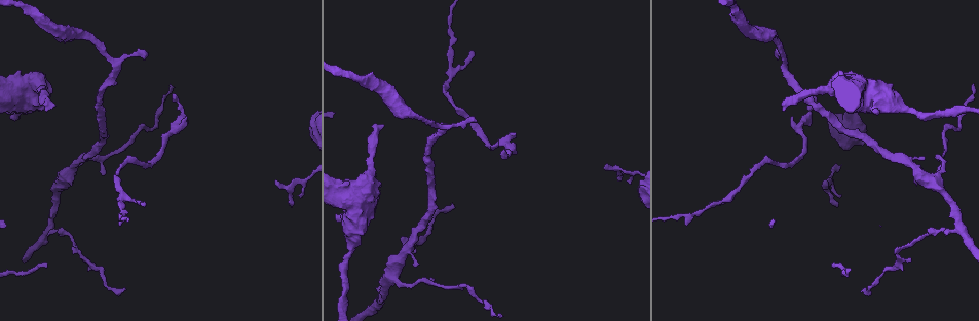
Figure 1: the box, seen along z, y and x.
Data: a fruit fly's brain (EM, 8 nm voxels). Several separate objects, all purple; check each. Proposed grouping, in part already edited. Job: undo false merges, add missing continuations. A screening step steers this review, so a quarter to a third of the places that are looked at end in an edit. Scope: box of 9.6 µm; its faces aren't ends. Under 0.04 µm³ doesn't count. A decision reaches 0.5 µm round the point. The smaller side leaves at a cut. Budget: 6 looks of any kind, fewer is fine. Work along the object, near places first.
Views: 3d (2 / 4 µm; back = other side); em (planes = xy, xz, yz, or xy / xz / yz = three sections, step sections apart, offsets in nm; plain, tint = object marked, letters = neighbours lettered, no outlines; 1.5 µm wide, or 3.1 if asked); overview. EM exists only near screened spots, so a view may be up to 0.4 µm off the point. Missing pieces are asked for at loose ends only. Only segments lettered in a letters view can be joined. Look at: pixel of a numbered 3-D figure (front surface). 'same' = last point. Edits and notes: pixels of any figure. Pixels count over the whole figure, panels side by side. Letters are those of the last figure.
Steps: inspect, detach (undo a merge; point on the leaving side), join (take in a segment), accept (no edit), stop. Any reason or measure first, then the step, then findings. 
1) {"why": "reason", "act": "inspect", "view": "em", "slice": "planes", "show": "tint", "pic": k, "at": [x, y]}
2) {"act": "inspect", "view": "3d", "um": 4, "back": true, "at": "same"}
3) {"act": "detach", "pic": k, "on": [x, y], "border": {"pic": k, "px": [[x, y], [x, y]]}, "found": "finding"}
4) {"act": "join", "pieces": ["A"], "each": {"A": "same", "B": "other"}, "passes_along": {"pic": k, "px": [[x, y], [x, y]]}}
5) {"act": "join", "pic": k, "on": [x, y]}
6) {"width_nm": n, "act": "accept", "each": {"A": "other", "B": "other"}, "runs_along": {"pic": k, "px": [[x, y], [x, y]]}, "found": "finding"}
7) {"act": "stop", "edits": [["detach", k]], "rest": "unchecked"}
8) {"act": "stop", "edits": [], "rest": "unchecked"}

{"act": "inspect", "view": "em", "slice": "planes", "show": "letters", "pic": 1, "at": [784, 105]}

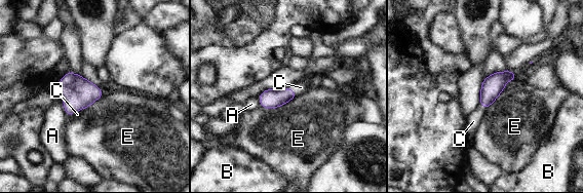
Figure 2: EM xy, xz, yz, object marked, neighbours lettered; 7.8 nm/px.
{"act": "join", "pieces": ["C"], "each": {"A": "other", "B": "other", "C": "same", "E": "other"}, "found": "the neuron continues"}

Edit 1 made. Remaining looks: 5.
{"act": "inspect", "view": "overview"}

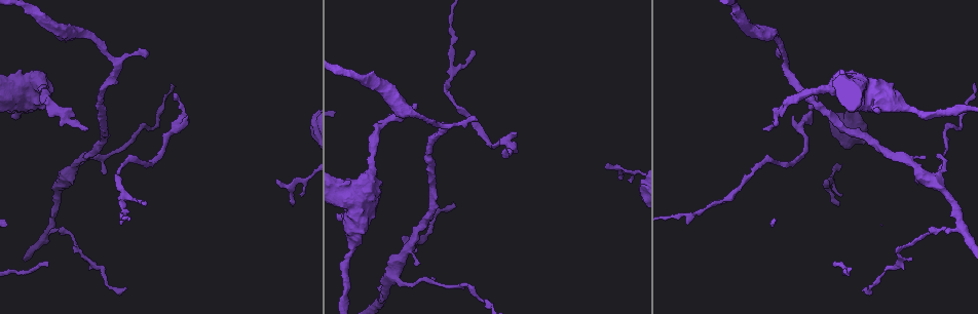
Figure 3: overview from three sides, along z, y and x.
{"why": "thick turns thin", "act": "inspect", "view": "3d", "um": 4, "pic": 3, "at": [77, 31]}

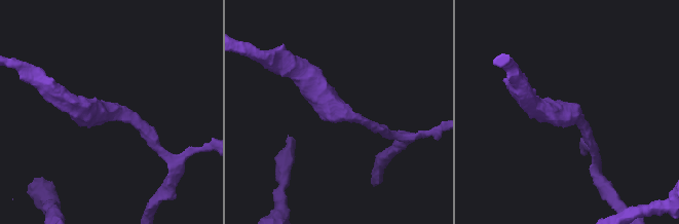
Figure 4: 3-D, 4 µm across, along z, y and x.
{"arm_widths_nm": [190, 380], "act": "inspect", "view": "em", "slice": "yz", "step": 4, "show": "letters", "pic": 4, "at": [113, 113]}

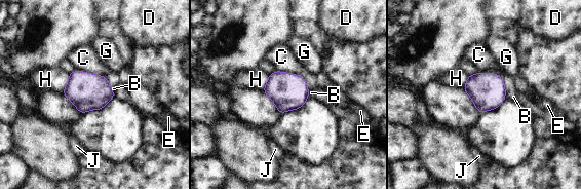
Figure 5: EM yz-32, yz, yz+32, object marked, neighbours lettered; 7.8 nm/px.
{"longest_contact_nm": ["C", 300], "act": "accept", "each": {"B": "other", "C": "other", "D": "other", "E": "other", "G": "other", "H": "other", "J": "other"}, "found": "all the same neuron"}

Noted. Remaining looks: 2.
{"why": "free end", "act": "inspect", "view": "3d", "um": 4, "pic": 3, "at": [476, 52]}

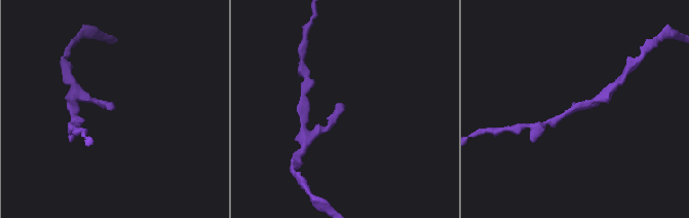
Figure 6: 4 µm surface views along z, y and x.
{"why": "need the tissue", "act": "inspect", "view": "em", "slice": "planes", "show": "letters", "pic": 6, "at": [114, 108]}

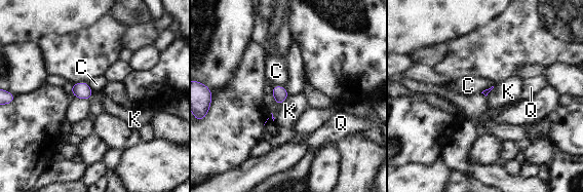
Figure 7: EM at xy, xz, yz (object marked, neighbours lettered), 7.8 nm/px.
{"act": "accept", "each": {"C": "other", "K": "other", "Q": "other"}, "found": "no lettered segment goes on from it"}

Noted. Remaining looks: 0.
{"act": "stop", "edits": [["join", 2]], "rest": "unchecked"}

